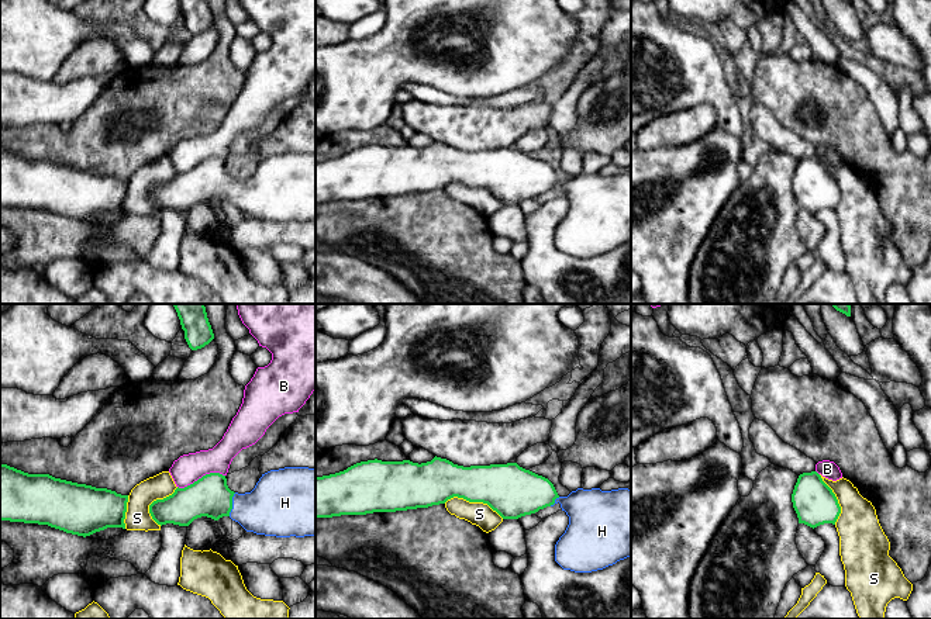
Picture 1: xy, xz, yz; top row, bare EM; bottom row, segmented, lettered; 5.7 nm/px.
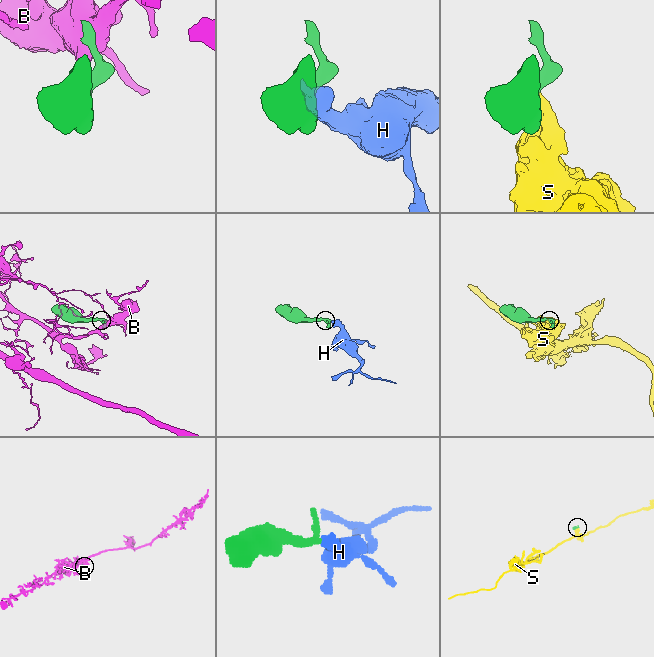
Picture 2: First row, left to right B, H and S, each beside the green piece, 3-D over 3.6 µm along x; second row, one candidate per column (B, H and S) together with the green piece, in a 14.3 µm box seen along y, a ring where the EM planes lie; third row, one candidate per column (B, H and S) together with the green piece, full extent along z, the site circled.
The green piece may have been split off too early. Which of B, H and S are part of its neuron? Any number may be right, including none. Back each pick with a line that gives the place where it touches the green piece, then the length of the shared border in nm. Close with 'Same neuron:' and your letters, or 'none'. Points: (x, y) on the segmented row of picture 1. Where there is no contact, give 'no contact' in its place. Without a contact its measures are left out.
H: meets green in xy at (231, 504); contact 140 nm long
Same neuron: H

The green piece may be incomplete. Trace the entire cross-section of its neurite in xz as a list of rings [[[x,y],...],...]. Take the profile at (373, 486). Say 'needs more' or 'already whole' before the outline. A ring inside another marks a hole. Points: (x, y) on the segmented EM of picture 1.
needs more; [[[437,456],[431,461],[421,464],[410,460],[382,461],[375,459],[356,463],[335,474],[323,477],[315,476],[315,518],[428,508],[445,504],[454,497],[463,498],[469,502],[487,504],[503,519],[518,519],[559,502],[562,511],[569,516],[569,525],[555,544],[555,561],[563,570],[592,573],[603,570],[631,556],[631,490],[628,488],[611,491],[601,491],[600,488],[577,488],[568,497],[559,497],[554,484],[548,478],[525,470],[517,463],[463,467]]]

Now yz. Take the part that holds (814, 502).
already whole; [[[817,471],[799,476],[792,494],[792,502],[799,523],[813,529],[824,523],[835,525],[841,513],[835,494]]]

